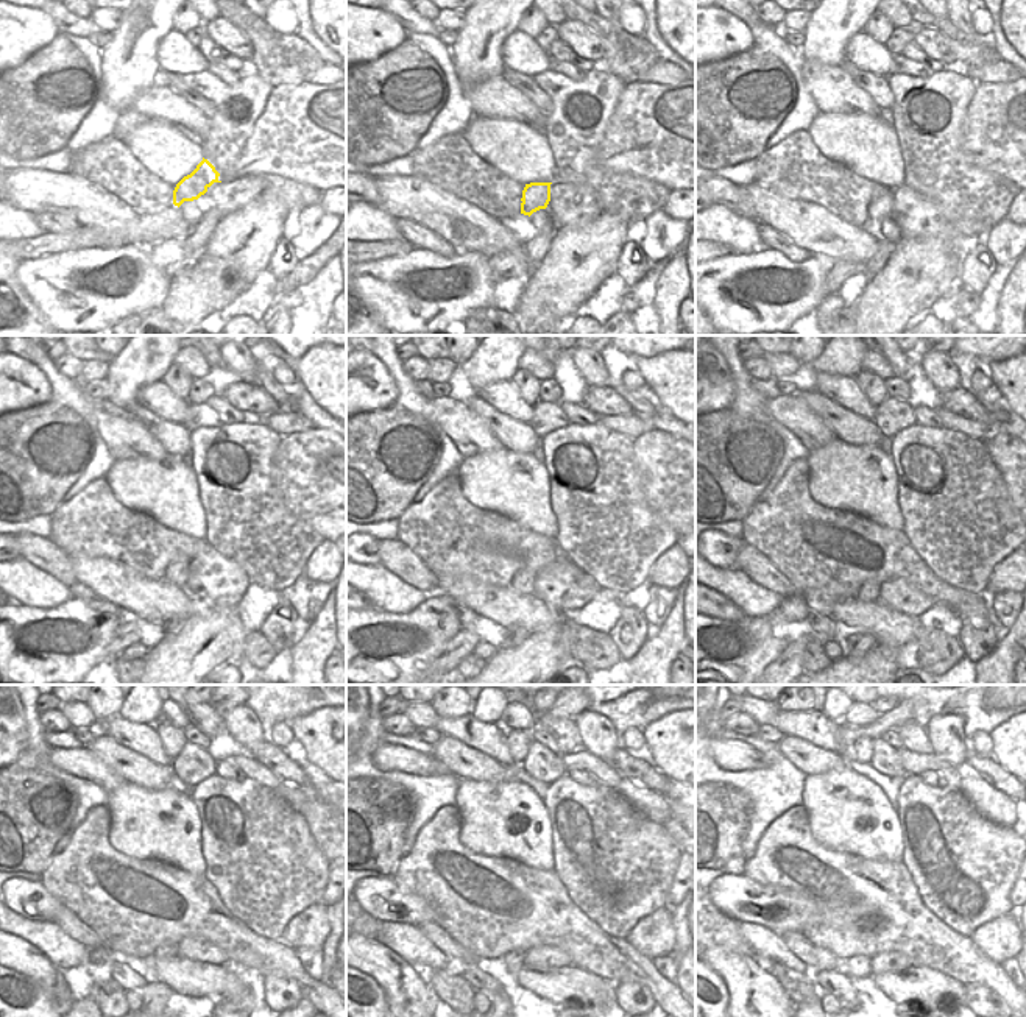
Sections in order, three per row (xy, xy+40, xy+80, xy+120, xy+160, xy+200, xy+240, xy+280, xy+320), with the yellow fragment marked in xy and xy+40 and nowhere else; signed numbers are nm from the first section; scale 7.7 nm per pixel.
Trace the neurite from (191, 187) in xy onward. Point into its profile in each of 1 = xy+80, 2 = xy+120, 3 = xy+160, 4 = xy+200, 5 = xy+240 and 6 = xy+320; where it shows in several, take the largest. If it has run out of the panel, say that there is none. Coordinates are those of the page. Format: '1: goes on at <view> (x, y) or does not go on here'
1: goes on at xy+80 (880, 208)
2: goes on at xy+120 (176, 573)
3: goes on at xy+160 (523, 582)
4: goes on at xy+200 (869, 591)
5: goes on at xy+240 (167, 949)
6: goes on at xy+320 (859, 966)

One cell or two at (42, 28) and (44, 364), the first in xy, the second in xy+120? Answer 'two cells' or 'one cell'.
two cells

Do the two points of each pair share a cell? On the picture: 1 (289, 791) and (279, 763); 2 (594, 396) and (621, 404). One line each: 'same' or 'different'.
1: different
2: same

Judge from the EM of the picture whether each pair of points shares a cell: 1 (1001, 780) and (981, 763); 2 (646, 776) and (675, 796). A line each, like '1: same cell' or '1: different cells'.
1: same cell
2: different cells

